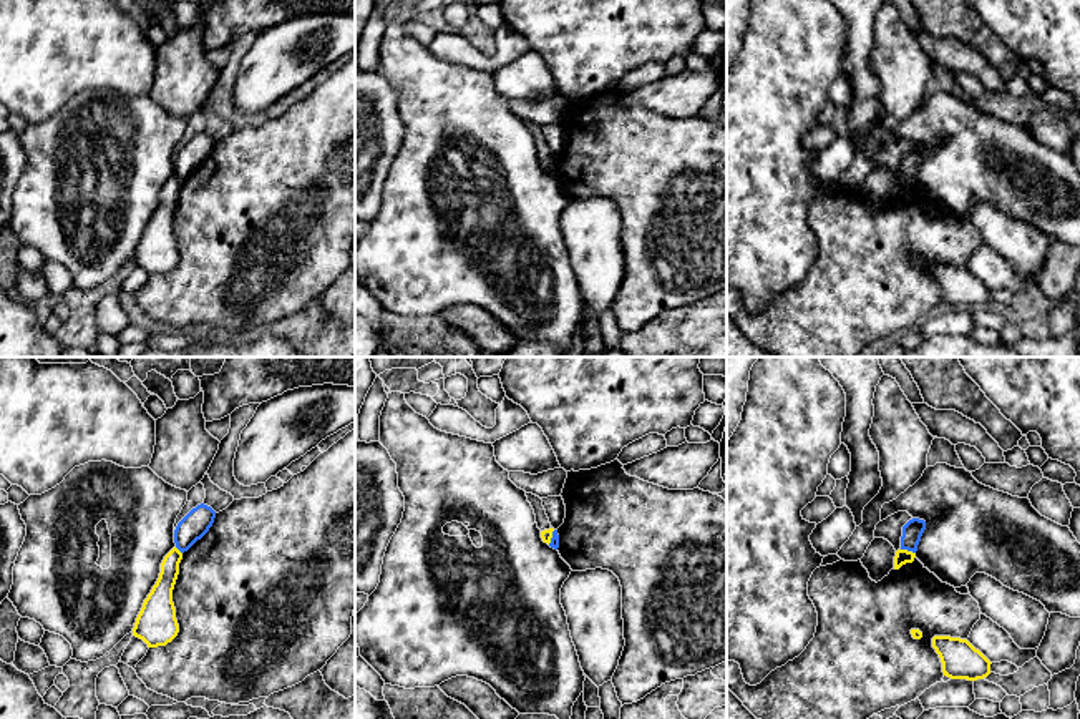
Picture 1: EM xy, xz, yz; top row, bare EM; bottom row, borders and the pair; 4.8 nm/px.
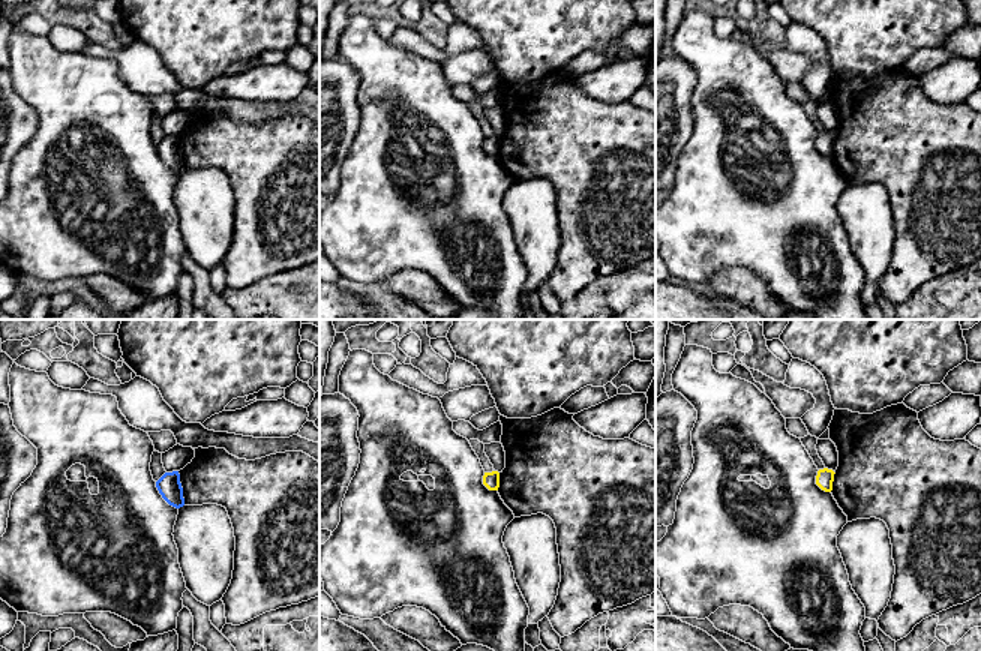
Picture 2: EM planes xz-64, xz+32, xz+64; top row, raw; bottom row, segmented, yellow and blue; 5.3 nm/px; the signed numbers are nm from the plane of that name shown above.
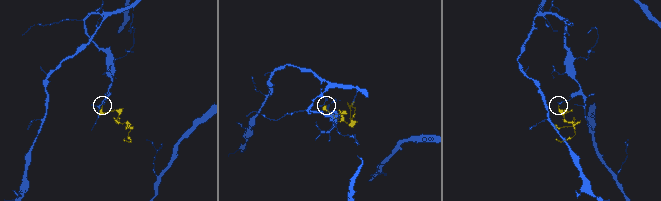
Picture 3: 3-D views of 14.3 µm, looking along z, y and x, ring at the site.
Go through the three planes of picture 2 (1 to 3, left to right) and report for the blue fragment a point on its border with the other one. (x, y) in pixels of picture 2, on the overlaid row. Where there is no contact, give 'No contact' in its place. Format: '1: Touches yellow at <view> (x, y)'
1: No contact
2: No contact
3: No contact

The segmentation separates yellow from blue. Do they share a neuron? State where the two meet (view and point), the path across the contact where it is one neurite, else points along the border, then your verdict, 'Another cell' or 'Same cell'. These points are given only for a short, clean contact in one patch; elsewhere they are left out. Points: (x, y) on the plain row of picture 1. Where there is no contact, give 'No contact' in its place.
Touches yellow at yz (906, 178). Boundary: yz (901, 176), (914, 181). Another cell

